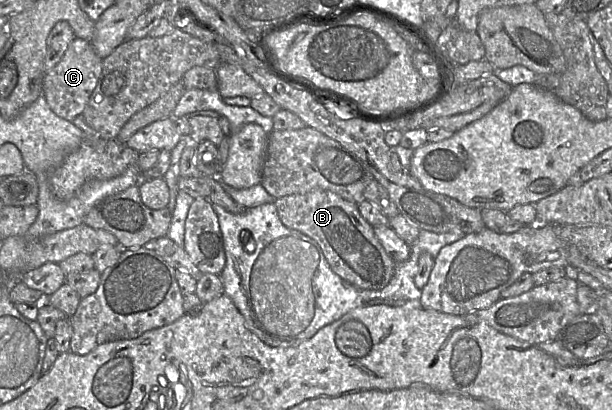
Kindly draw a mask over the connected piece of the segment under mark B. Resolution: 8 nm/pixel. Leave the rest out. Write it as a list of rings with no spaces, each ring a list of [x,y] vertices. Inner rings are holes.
[[[322,189],[276,198],[274,203],[282,223],[314,239],[331,269],[344,281],[363,290],[379,290],[388,285],[396,264],[375,236],[373,227],[360,214],[357,204]]]

